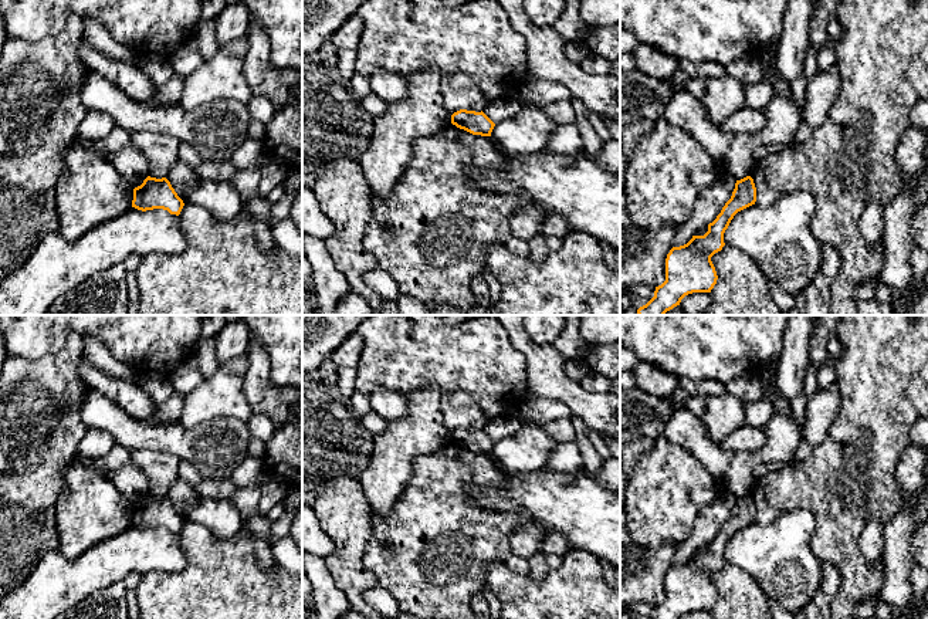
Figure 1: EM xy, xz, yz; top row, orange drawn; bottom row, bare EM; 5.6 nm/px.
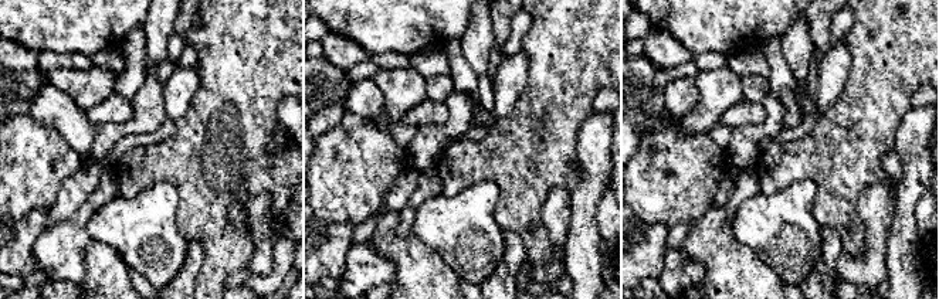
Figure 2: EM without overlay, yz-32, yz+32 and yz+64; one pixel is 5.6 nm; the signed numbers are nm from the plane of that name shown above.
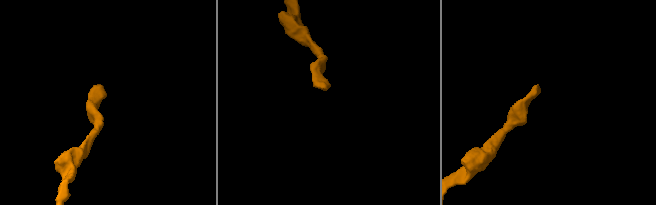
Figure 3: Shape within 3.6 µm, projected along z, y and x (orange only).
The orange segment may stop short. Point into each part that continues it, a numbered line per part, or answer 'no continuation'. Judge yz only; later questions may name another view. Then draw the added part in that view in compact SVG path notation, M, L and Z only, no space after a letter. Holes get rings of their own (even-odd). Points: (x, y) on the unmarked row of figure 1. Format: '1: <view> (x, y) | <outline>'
no continuation

